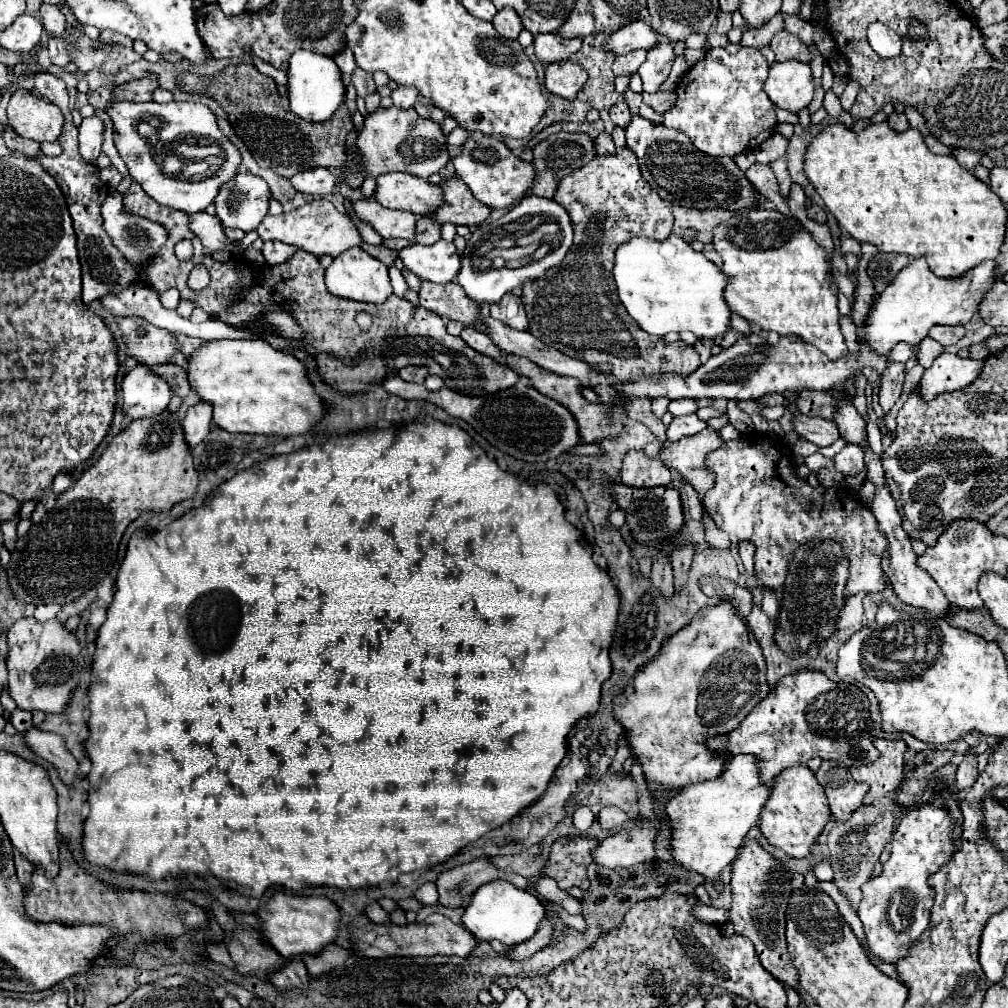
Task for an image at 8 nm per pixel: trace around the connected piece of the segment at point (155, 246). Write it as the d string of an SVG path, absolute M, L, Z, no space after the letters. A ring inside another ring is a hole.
M112 191L106 201L102 203L102 217L104 217L104 229L106 233L110 235L112 243L118 247L118 251L124 255L124 259L132 265L132 267L142 267L148 265L152 261L152 257L162 249L162 245L168 241L170 233L164 225L156 223L156 221L150 221L146 217L140 217L140 215L134 215L134 213L128 213L124 209L124 199L118 191Z

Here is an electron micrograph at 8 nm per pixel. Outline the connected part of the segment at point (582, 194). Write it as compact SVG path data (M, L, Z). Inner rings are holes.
M616 149L614 155L598 155L588 165L566 175L554 199L566 207L572 227L574 245L566 261L538 281L526 281L522 303L530 319L528 331L548 347L560 353L594 361L610 361L612 373L622 381L632 381L654 373L692 373L700 367L700 357L684 341L668 343L638 327L618 299L612 277L616 249L632 237L650 237L656 241L672 233L674 217L668 203L646 185L638 161L628 149Z

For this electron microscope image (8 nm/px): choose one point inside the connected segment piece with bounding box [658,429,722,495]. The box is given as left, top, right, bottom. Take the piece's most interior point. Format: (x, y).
(686, 456)

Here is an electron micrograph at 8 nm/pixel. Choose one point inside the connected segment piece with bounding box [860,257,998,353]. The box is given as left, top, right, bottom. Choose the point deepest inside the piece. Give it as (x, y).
(918, 299)

